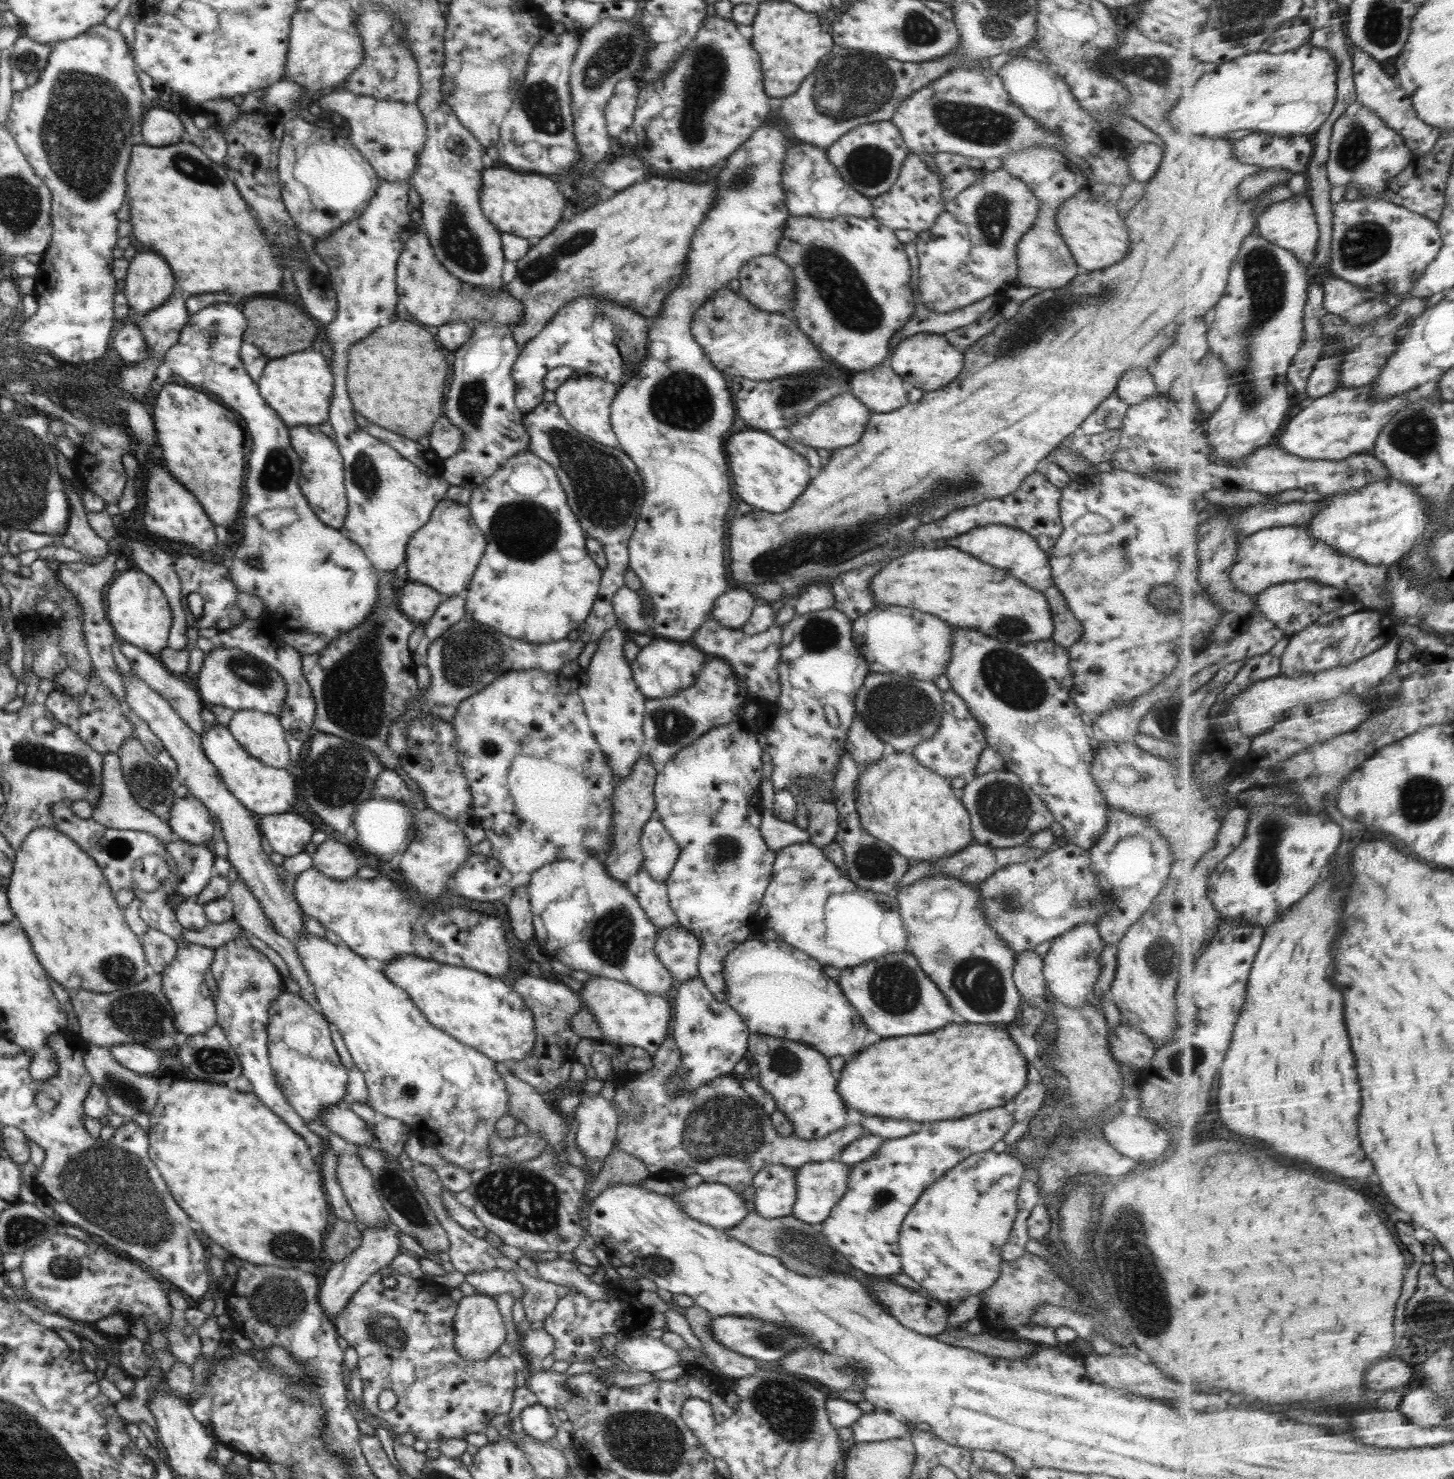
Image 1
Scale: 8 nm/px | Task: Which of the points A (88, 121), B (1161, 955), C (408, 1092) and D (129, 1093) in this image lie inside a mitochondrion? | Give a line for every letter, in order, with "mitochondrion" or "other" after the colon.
A: mitochondrion
B: mitochondrion
C: mitochondrion
D: mitochondrion

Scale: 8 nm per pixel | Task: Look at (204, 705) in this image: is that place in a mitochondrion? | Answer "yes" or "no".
no

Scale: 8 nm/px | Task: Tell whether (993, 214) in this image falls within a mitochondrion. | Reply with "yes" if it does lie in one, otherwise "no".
yes

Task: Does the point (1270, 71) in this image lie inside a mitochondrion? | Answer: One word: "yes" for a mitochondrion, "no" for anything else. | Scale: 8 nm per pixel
yes

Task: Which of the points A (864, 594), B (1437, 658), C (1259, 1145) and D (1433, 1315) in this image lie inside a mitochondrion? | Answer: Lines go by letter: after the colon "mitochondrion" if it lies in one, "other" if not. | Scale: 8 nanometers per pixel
A: other
B: other
C: other
D: mitochondrion

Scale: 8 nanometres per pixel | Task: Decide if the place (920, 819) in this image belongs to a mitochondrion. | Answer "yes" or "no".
no

